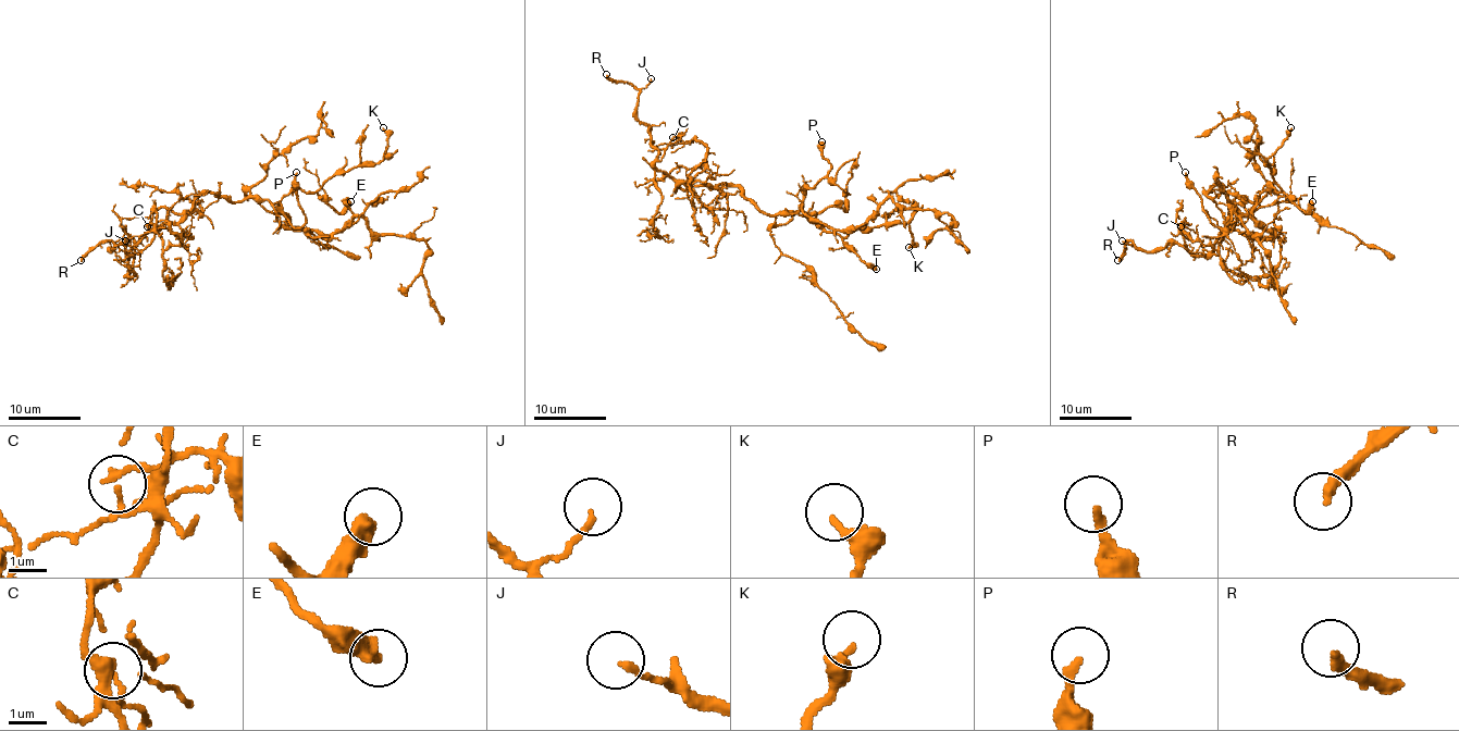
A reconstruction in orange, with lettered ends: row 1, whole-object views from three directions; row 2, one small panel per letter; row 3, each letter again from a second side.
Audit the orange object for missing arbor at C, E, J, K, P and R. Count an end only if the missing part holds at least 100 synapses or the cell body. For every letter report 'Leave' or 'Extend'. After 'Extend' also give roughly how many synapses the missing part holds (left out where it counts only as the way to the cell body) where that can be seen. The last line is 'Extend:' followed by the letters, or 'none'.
C: Leave
E: Leave
J: Leave
K: Leave
P: Leave
R: Extend
Extend: R

